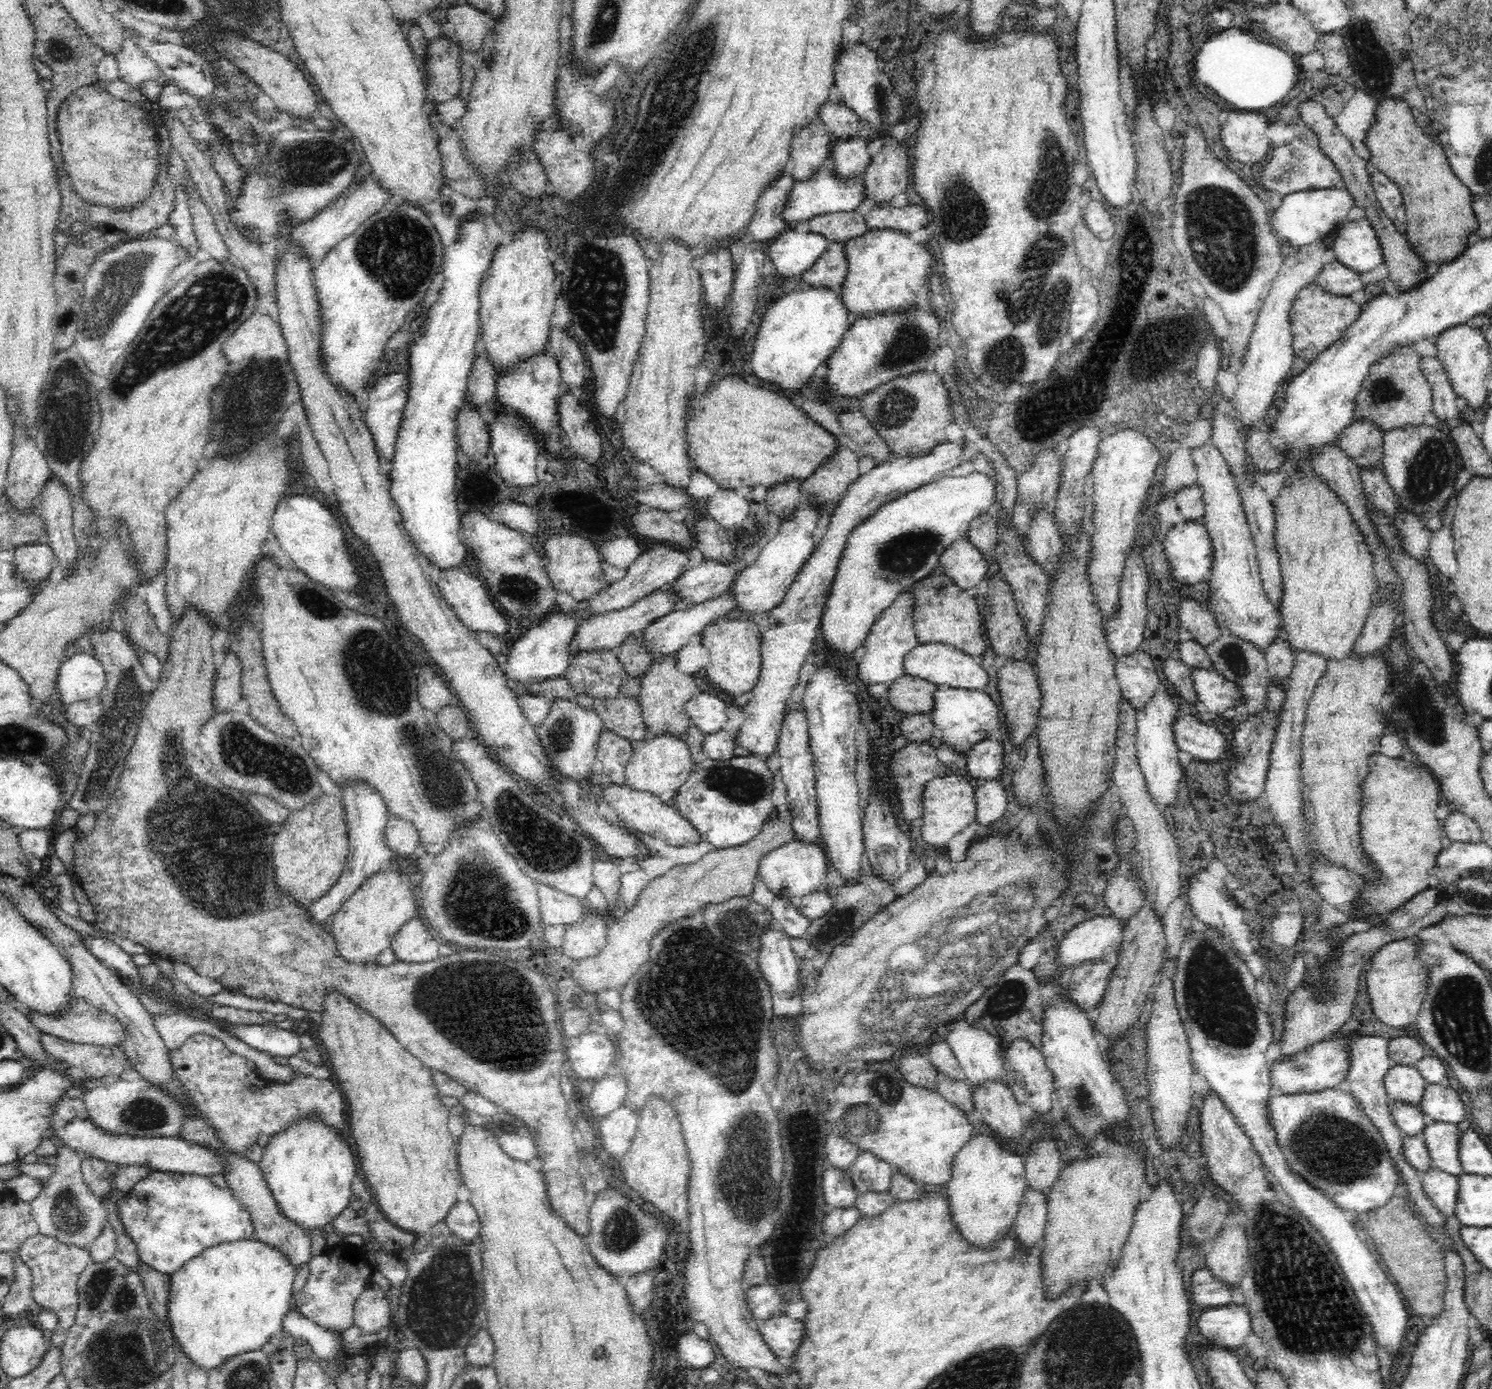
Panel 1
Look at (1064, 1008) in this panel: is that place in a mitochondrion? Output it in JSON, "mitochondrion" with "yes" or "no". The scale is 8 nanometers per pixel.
{"mitochondrion":"no"}

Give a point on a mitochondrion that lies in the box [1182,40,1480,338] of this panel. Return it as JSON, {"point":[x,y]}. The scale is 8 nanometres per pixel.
{"point":[1289,169]}

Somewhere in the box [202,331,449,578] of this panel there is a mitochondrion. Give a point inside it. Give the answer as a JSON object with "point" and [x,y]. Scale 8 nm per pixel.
{"point":[263,383]}

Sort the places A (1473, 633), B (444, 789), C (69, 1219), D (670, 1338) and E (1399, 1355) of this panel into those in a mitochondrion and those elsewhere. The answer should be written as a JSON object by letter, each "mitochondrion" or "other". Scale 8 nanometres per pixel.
{"A":"other","B":"mitochondrion","C":"mitochondrion","D":"other","E":"other"}

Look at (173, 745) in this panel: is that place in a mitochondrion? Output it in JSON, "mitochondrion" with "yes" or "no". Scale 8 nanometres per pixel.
{"mitochondrion":"yes"}

